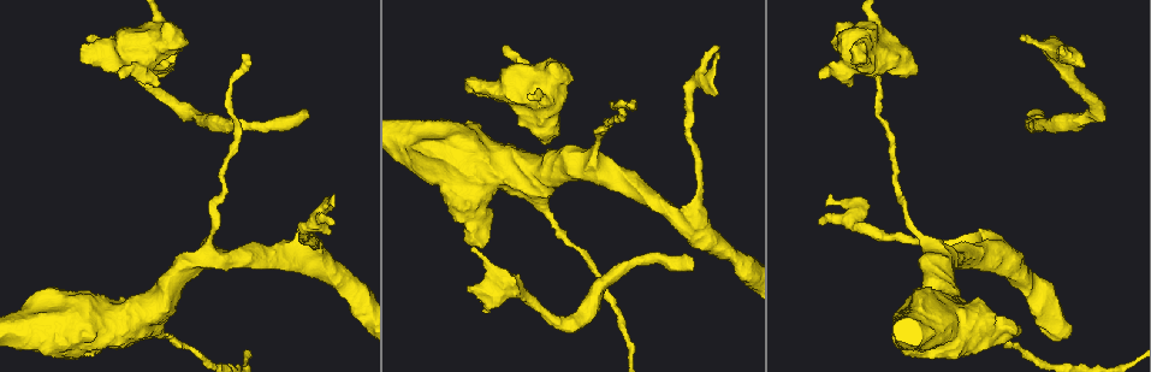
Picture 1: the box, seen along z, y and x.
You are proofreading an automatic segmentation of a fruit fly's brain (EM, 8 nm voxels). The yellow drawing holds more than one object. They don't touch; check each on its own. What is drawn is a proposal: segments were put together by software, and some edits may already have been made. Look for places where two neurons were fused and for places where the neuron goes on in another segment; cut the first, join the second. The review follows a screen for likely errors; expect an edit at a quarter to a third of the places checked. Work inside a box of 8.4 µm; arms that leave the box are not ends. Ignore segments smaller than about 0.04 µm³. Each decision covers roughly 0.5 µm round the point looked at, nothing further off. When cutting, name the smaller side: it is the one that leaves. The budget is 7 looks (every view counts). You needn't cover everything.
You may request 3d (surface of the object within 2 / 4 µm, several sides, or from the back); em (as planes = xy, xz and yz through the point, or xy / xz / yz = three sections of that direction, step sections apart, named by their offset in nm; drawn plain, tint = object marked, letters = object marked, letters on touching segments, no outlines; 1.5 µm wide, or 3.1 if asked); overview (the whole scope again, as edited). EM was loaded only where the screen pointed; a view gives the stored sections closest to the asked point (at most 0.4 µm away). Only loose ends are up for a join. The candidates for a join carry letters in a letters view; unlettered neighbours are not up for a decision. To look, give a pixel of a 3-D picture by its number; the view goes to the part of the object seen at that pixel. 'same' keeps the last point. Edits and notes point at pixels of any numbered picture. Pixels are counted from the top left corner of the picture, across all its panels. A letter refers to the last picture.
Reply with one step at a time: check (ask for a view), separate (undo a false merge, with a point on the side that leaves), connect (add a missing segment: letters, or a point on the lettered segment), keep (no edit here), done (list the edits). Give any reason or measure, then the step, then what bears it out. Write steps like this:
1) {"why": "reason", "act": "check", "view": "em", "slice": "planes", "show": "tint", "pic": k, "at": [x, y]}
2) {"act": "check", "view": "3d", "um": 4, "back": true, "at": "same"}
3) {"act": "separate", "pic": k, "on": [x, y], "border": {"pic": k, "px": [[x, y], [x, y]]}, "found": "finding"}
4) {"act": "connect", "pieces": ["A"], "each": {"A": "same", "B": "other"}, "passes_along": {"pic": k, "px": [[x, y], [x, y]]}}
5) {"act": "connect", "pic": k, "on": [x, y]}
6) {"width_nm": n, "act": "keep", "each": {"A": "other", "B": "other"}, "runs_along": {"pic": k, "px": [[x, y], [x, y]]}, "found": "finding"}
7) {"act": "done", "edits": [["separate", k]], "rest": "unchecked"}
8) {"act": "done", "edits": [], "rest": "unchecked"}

{"why": "free end", "act": "check", "view": "3d", "um": 4, "pic": 1, "at": [332, 223]}

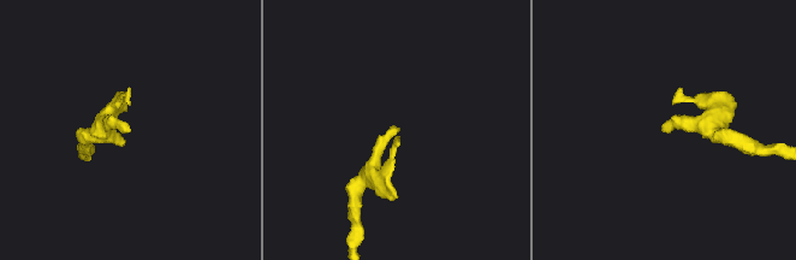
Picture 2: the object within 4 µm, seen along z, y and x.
{"why": "need the tissue", "act": "check", "view": "em", "slice": "planes", "show": "letters", "pic": 2, "at": [396, 129]}

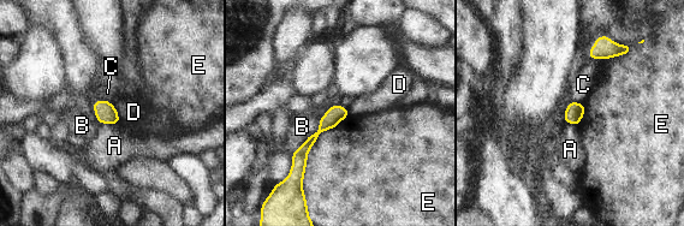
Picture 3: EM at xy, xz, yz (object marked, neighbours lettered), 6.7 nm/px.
{"act": "keep", "each": {"A": "other", "B": "other", "C": "other", "D": "other", "E": "other"}, "border": {"pic": 3, "px": [[349, 114], [311, 147], [302, 186]]}, "found": "no lettered segment goes on from it"}

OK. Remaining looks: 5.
{"why": "long arm stops here", "act": "check", "view": "em", "slice": "xy", "step": 8, "show": "letters", "pic": 1, "at": [693, 268]}

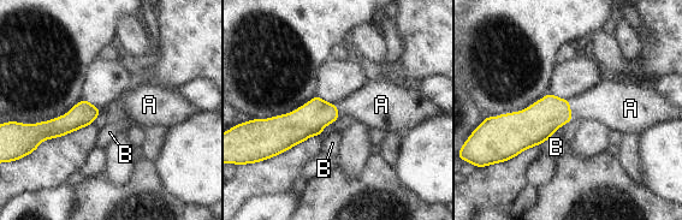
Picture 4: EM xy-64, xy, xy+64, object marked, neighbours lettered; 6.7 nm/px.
{"why": "cut it another way", "act": "check", "view": "em", "slice": "planes", "show": "letters", "at": "same"}

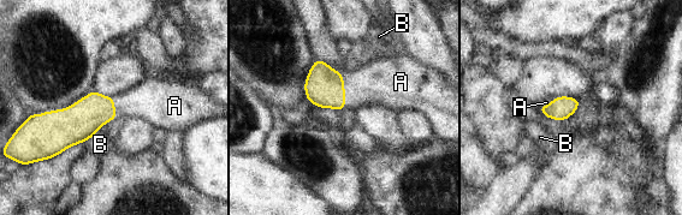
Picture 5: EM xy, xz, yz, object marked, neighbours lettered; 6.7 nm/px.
{"act": "connect", "pieces": ["A"], "each": {"A": "same", "B": "other"}, "passes_along": {"pic": 5, "px": [[324, 87], [344, 91], [380, 82]]}, "found": "the neuron continues"}

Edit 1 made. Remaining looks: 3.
{"act": "check", "view": "3d", "um": 2, "pic": 1, "at": [855, 45]}

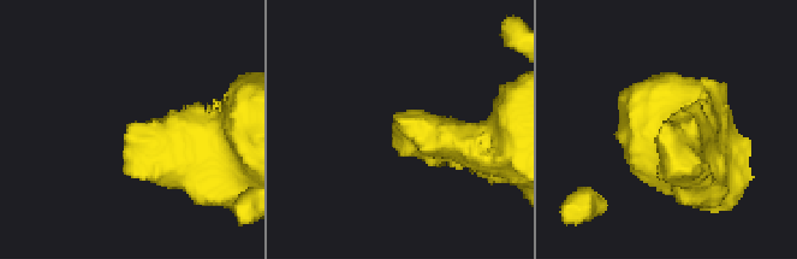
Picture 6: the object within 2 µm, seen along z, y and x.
{"act": "check", "view": "em", "slice": "xy", "step": 4, "show": "letters", "pic": 6, "at": [403, 115]}

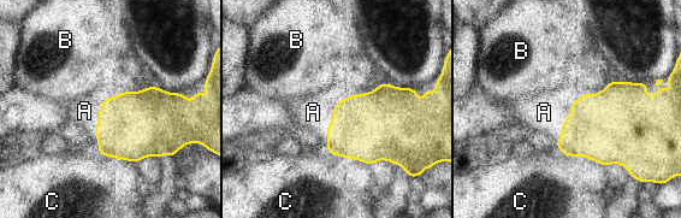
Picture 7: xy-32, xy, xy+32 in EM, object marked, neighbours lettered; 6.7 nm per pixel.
{"act": "connect", "pieces": ["A"], "each": {"A": "same", "B": "other", "C": "other"}, "passes_along": {"pic": 7, "px": [[604, 128], [569, 116], [544, 112]]}, "found": "the neuron continues"}

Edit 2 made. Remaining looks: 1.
{"act": "done", "edits": [["connect", 5], ["connect", 7]], "rest": "unchecked"}

